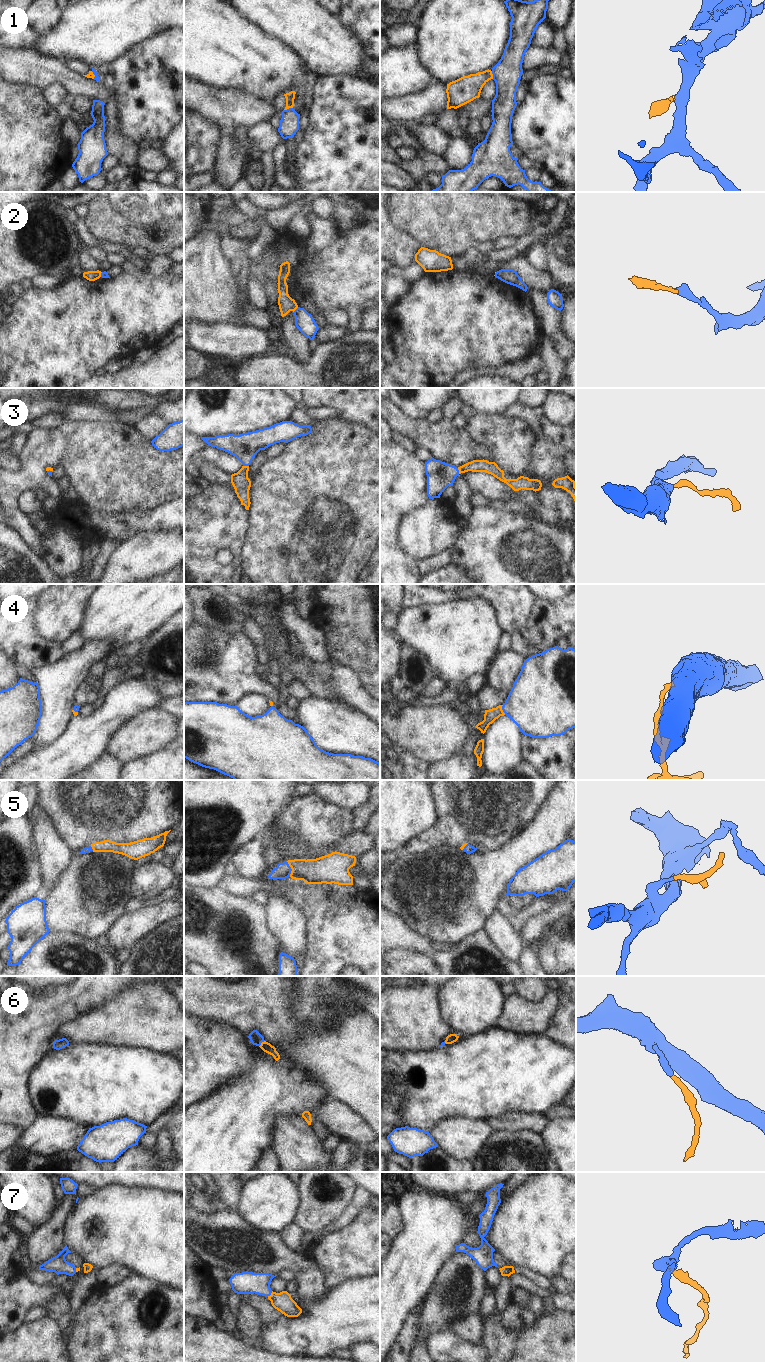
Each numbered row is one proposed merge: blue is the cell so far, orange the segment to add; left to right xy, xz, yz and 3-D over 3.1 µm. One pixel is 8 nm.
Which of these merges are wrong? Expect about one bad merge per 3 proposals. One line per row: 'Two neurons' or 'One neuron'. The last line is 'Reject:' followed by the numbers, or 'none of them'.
1: Two neurons
2: Two neurons
3: One neuron
4: One neuron
5: One neuron
6: One neuron
7: One neuron
Reject: 1, 2

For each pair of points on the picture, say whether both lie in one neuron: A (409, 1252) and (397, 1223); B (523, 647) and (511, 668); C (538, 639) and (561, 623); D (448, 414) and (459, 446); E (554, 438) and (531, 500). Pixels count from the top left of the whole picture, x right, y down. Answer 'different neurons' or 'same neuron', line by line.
A: different neurons
B: different neurons
C: same neuron
D: different neurons
E: different neurons

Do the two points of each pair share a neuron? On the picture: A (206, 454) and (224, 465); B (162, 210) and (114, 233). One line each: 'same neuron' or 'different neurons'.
A: same neuron
B: same neuron

